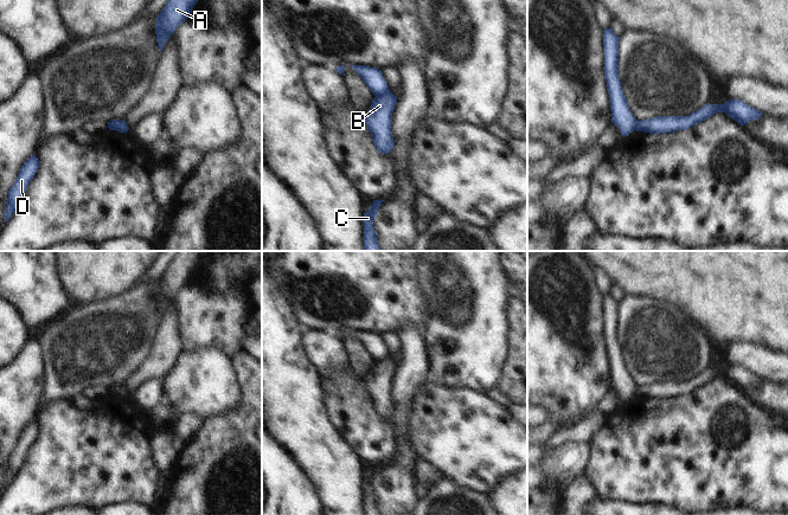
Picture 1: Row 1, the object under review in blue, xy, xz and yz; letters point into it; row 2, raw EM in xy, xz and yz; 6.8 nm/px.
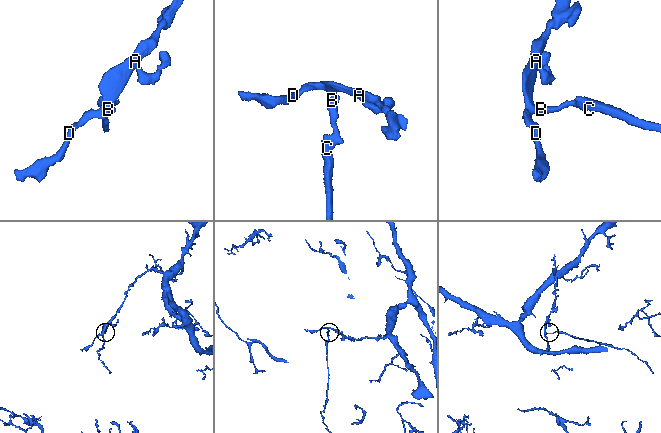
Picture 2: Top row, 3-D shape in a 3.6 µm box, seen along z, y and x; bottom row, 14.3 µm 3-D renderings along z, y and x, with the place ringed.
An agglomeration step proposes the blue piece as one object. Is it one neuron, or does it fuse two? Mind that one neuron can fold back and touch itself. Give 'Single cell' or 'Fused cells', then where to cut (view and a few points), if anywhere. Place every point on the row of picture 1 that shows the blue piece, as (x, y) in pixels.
Fused cells. Split along xz (389, 89), (376, 96).

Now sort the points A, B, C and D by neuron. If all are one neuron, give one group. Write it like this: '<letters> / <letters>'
A D / B C

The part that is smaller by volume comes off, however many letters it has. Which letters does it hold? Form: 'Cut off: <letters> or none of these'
Cut off: B, C

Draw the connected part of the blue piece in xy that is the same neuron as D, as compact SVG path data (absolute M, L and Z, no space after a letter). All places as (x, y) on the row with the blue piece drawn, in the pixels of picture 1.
M34 154L21 166L13 186L8 191L8 199L4 213L4 223L6 223L18 208L20 201L25 197L27 186L36 175L38 168L39 160Z

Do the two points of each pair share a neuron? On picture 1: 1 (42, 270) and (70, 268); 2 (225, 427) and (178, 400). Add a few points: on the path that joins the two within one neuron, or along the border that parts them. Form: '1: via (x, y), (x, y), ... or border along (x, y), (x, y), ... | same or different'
1: border along (53, 263), (57, 278), (66, 295) | different
2: border along (234, 407), (217, 416), (210, 416), (203, 423) | different

